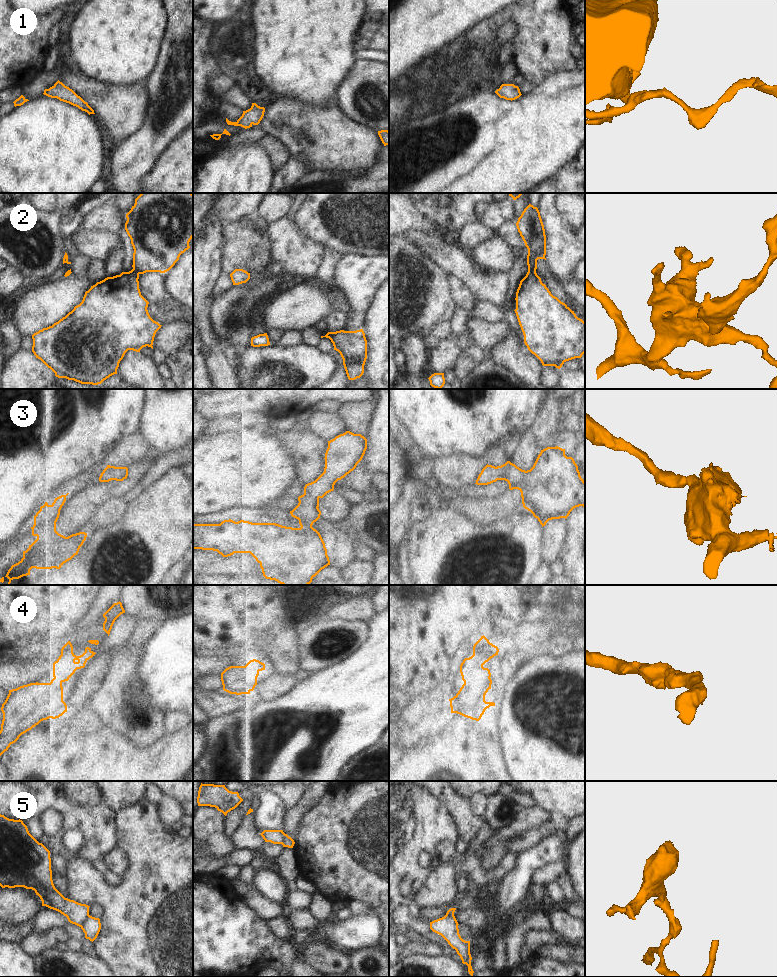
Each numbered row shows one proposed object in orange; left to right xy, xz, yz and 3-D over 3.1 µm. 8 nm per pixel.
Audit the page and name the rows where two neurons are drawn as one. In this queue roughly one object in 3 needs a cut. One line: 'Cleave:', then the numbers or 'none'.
Cleave: 2, 5

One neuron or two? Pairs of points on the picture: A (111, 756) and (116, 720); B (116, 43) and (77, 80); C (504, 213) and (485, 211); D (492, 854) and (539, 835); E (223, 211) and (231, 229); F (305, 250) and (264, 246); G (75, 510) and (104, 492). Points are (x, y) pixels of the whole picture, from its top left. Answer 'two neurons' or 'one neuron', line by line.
A: two neurons
B: two neurons
C: one neuron
D: two neurons
E: two neurons
F: two neurons
G: one neuron

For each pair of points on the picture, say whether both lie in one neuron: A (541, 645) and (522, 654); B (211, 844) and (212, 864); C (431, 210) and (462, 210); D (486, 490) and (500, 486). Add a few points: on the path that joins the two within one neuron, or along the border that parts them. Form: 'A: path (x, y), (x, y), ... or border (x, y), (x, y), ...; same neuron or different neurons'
A: border (513, 641), (521, 636), (541, 653); different neurons
B: border (234, 850), (222, 857), (203, 858); different neurons
C: path (439, 210), (454, 210); same neuron
D: path (489, 490), (497, 488); same neuron

